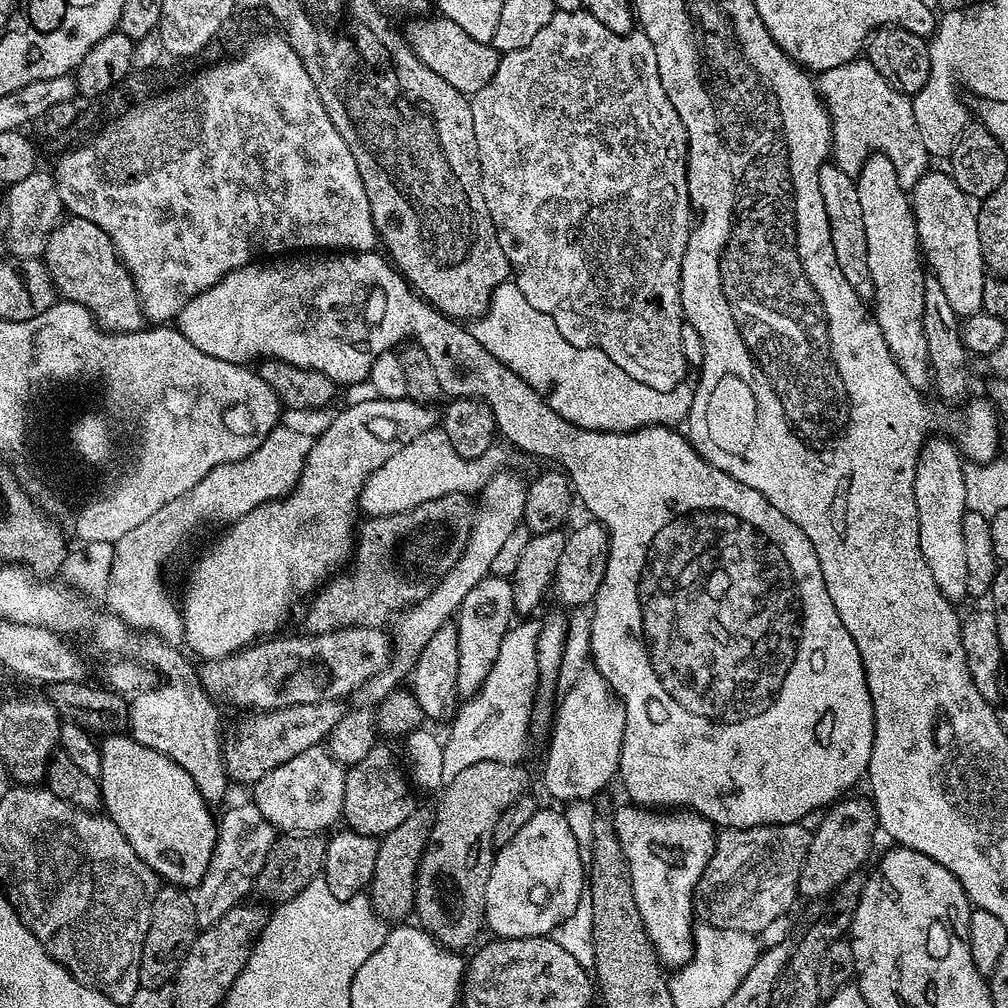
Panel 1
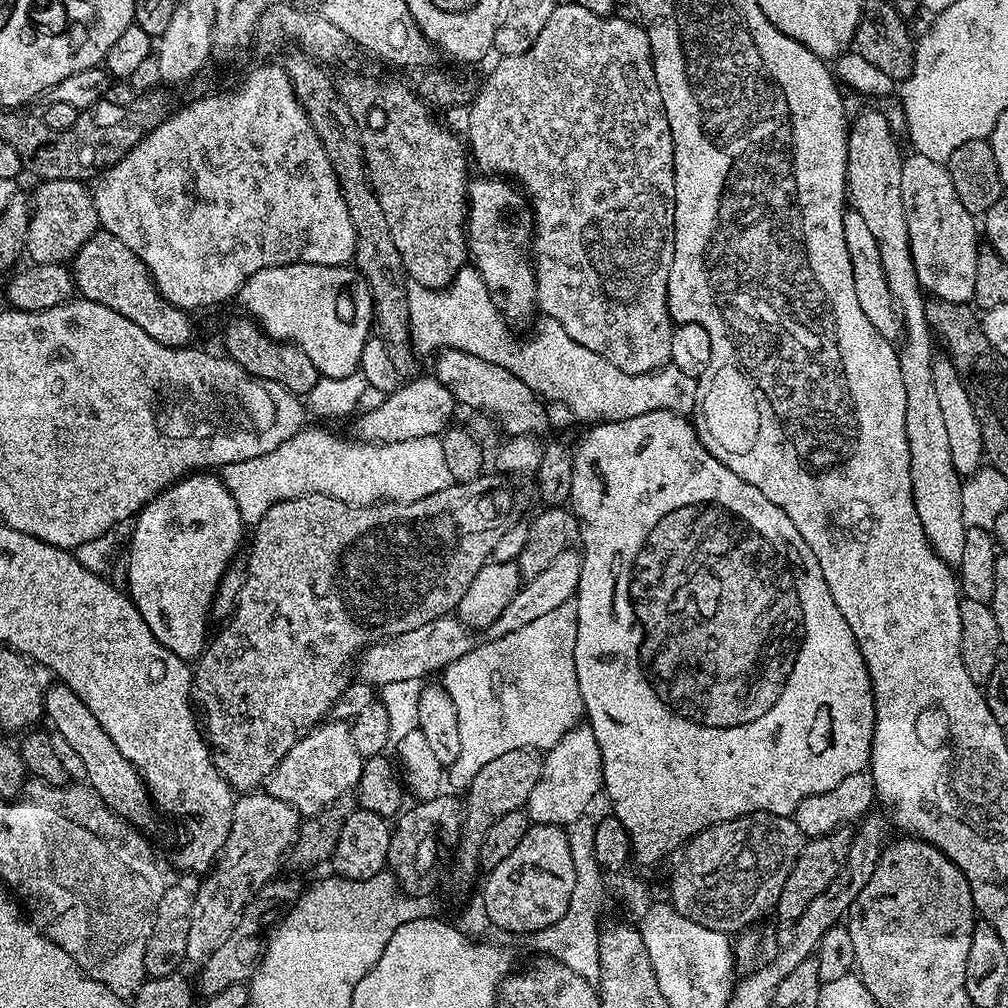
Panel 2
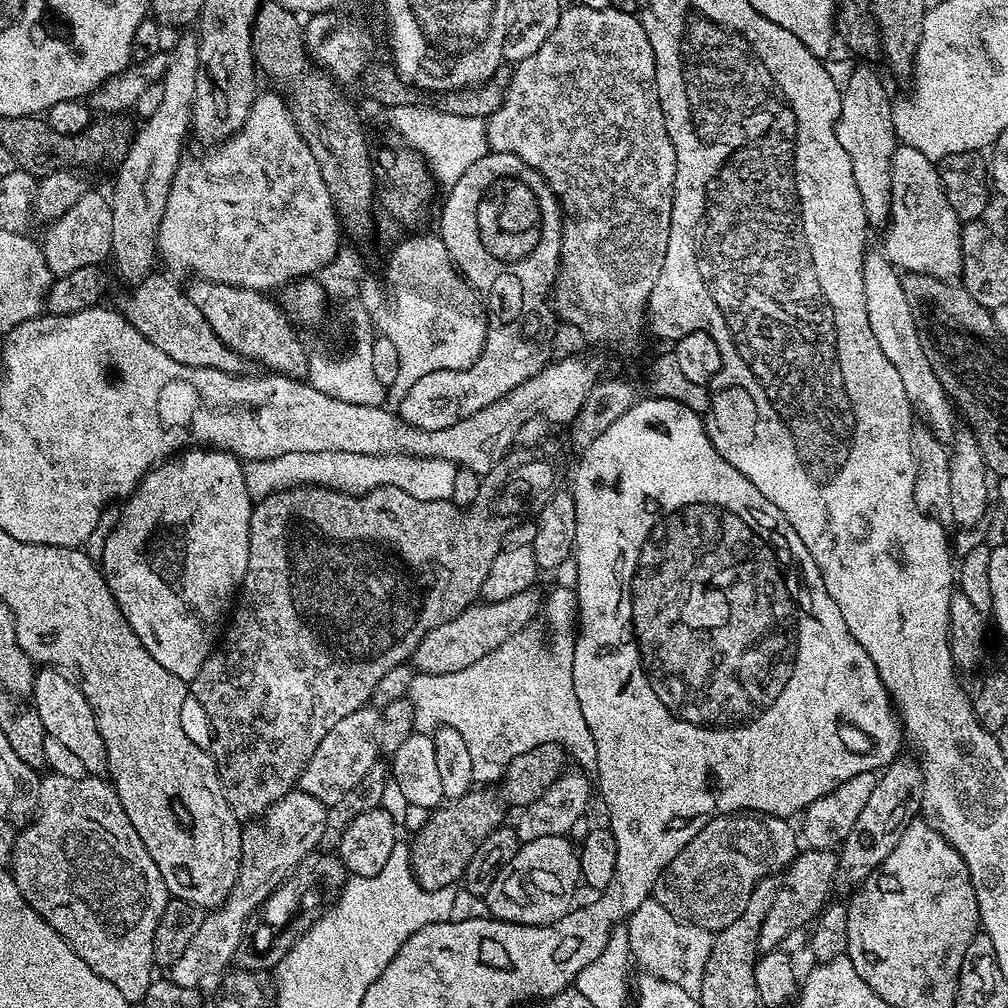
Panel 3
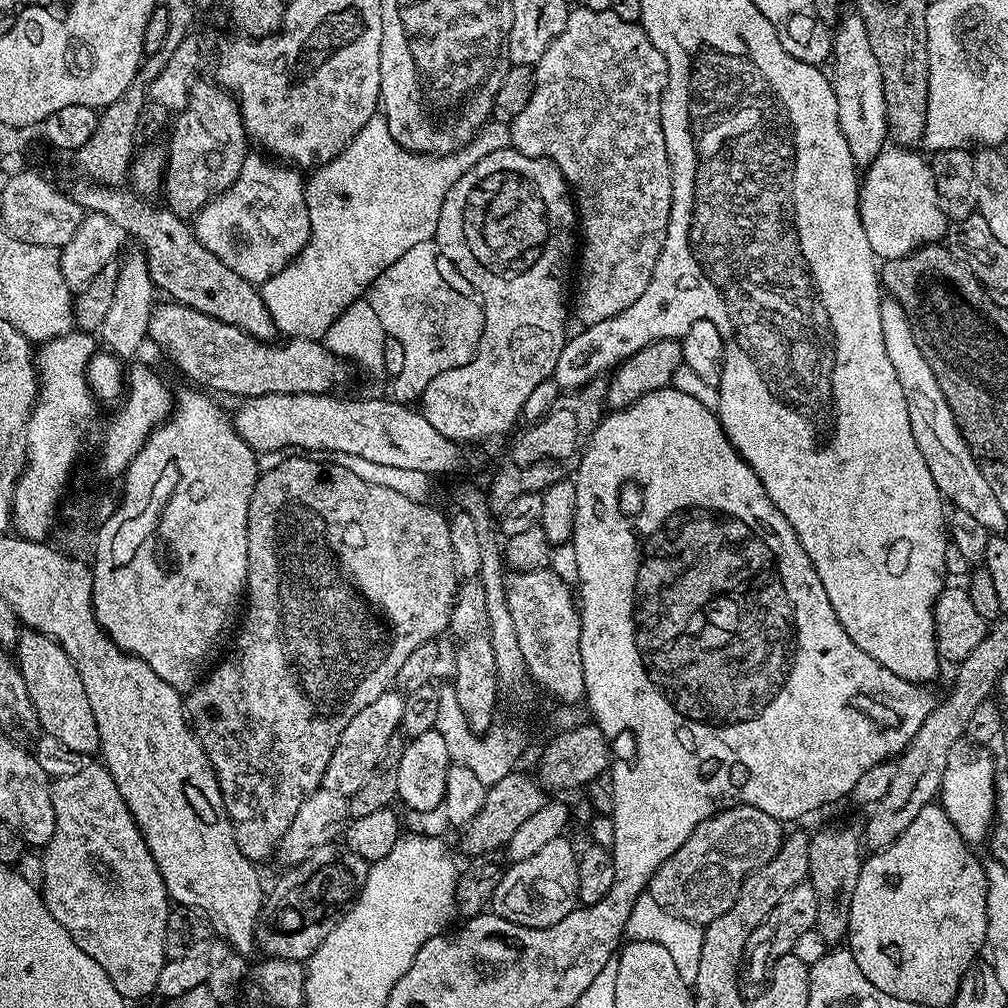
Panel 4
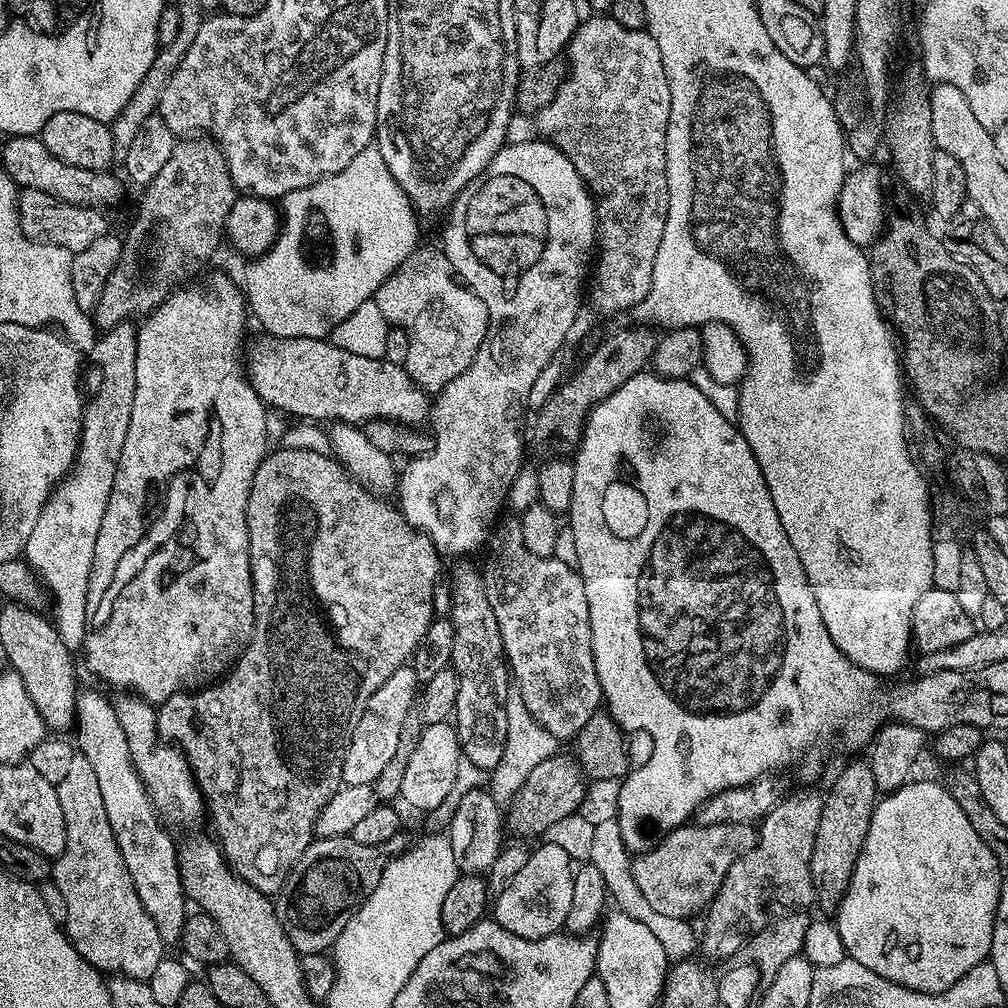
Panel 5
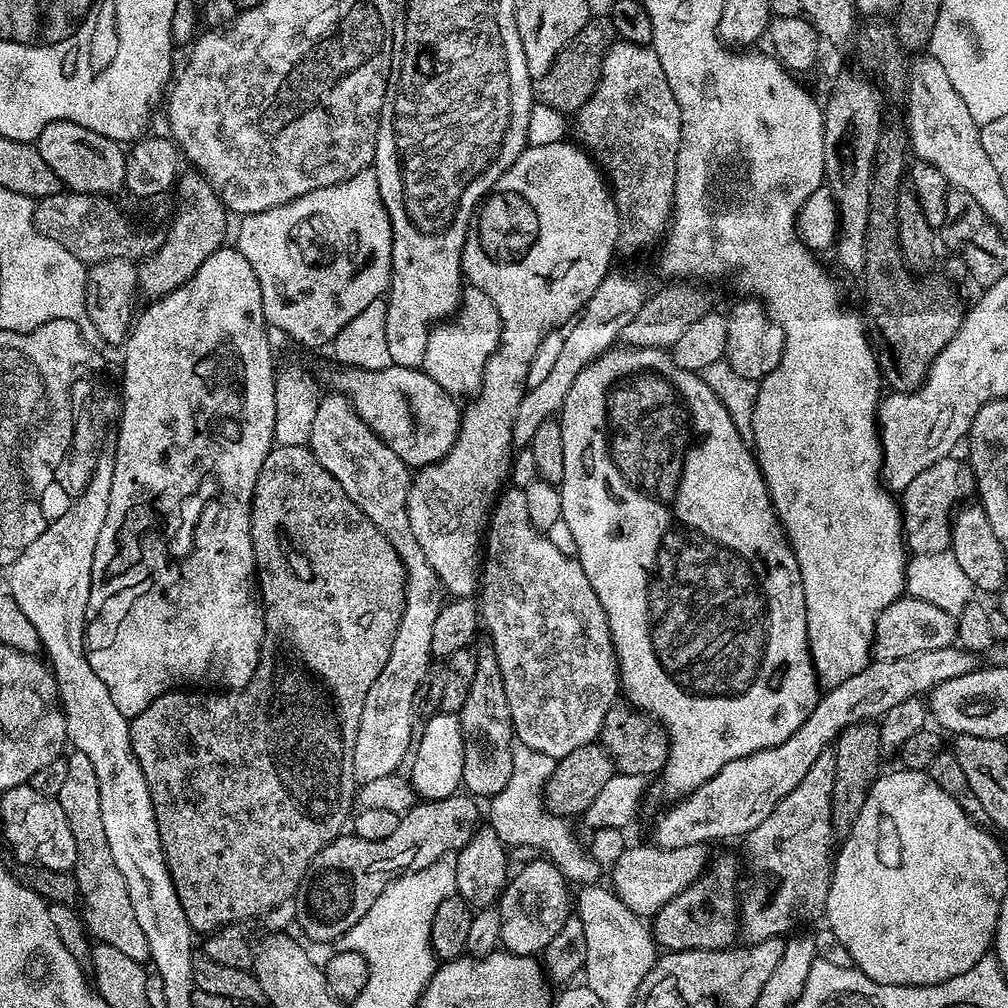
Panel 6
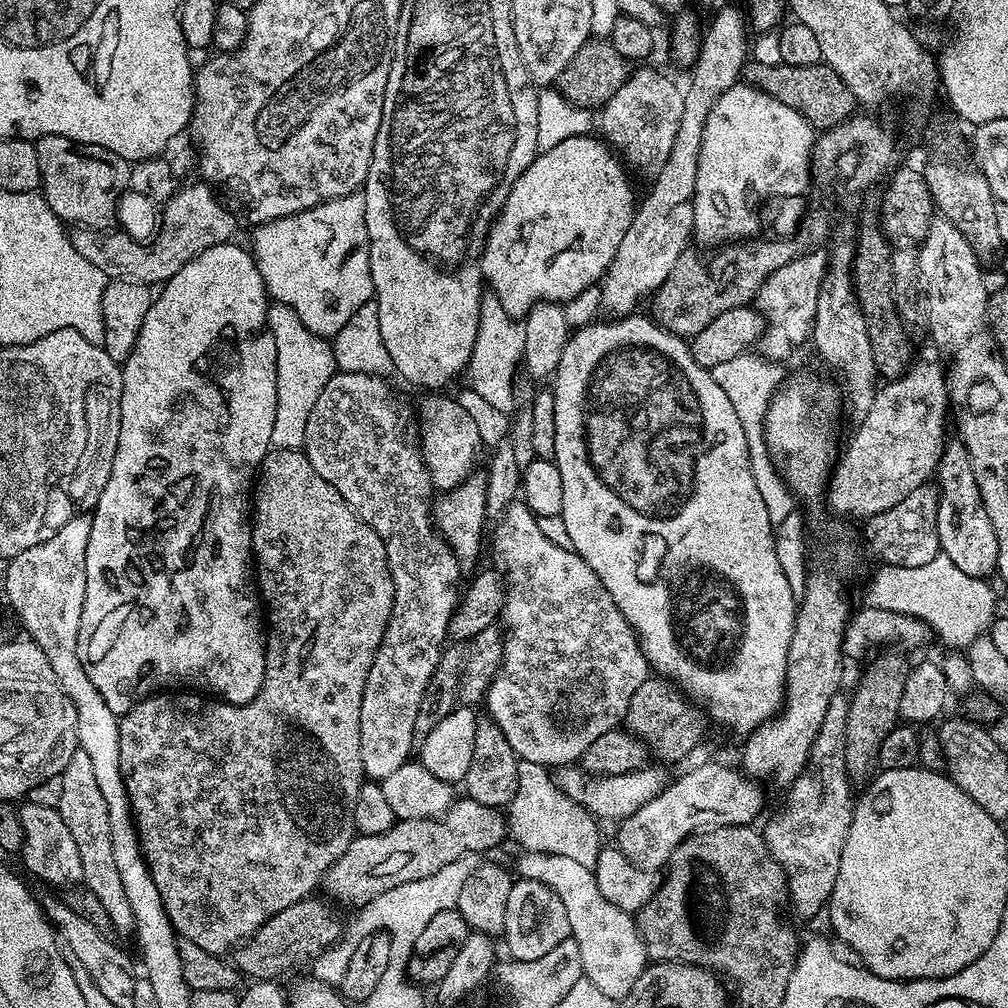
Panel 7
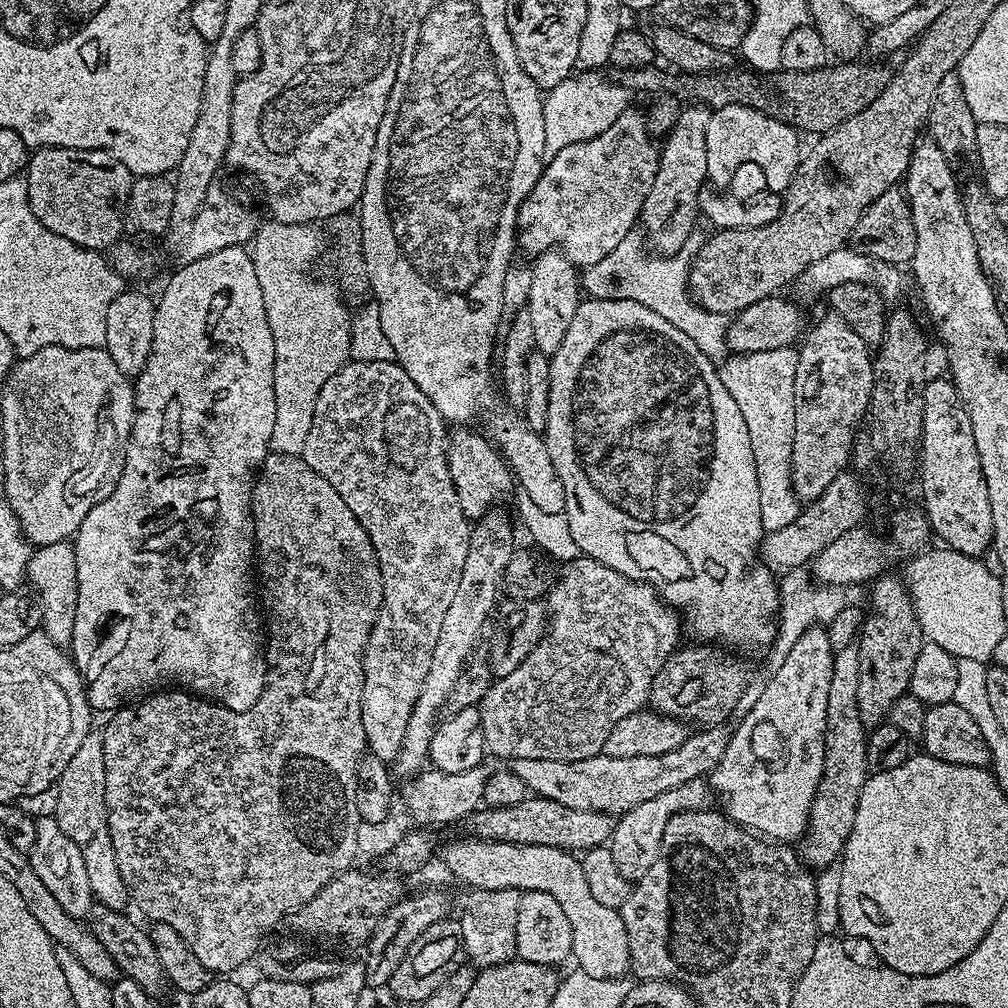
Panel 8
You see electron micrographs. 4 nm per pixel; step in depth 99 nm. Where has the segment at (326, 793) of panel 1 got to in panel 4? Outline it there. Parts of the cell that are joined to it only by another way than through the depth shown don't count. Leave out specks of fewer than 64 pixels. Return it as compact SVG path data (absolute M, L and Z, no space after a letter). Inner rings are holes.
M389 690L382 698L374 698L366 710L354 714L350 726L342 730L338 738L338 746L334 746L334 755L330 757L330 766L326 766L326 774L322 787L339 796L352 796L361 788L362 782L370 778L370 774L380 765L384 751L392 736L397 735L400 719L404 713L405 697L399 691Z

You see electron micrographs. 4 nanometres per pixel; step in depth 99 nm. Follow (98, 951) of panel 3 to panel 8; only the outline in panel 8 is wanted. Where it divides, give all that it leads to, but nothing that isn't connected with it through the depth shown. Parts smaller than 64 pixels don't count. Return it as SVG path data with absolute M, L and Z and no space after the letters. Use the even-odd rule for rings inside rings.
M82 735L82 746L78 746L70 762L66 762L66 770L62 770L55 784L58 788L56 821L58 826L62 826L66 838L70 838L70 842L74 842L74 846L78 846L78 851L82 853L82 863L90 877L90 890L95 903L110 906L110 910L125 911L130 901L126 882L122 882L122 874L118 874L114 842L110 842L106 806L106 758L102 754L102 739L99 735Z

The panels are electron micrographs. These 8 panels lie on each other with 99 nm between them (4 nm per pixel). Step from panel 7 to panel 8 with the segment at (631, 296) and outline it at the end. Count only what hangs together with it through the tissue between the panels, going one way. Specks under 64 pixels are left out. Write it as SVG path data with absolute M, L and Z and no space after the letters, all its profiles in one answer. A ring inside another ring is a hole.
M689 103L681 107L674 126L663 137L658 174L654 174L650 194L646 194L639 219L647 247L661 257L671 258L683 253L684 243L696 228L696 220L700 216L700 193L704 191L708 180L706 130L710 130L712 113L713 110L703 104Z

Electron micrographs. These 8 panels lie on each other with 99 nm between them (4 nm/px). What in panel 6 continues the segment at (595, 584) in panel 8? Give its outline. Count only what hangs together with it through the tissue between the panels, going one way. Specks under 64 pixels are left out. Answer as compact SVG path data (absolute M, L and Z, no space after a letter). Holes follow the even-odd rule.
M505 487L496 497L496 505L492 508L491 516L488 517L486 551L482 556L482 575L478 585L478 603L483 627L485 629L488 627L488 634L492 638L490 647L497 656L498 667L502 672L515 739L536 752L536 755L549 756L556 761L570 754L570 750L578 750L578 746L597 743L599 734L604 729L606 710L610 710L610 706L617 703L622 692L620 663L616 660L616 651L612 645L606 610L602 610L602 602L598 602L598 594L594 594L594 586L590 586L590 578L586 578L586 570L582 570L579 560L575 556L562 554L562 550L558 550L558 546L554 546L554 542L550 542L545 533L538 531L534 522L530 522L530 506L522 488Z

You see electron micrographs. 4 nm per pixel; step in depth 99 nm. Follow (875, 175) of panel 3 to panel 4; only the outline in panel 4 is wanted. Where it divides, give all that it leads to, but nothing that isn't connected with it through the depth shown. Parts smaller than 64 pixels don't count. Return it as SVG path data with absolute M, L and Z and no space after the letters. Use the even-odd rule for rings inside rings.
M847 12L839 17L832 32L830 79L838 102L838 126L857 165L867 166L886 147L888 140L886 98L882 94L882 70L878 70L870 38L866 38L866 26L859 12Z

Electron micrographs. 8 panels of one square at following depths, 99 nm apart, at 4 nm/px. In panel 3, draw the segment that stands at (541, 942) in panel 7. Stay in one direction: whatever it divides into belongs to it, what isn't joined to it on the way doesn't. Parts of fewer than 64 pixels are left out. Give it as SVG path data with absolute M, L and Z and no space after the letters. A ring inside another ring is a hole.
M567 835L537 838L521 843L518 854L494 878L486 903L487 915L494 920L515 924L549 924L562 918L574 907L572 899L580 884L581 857Z

